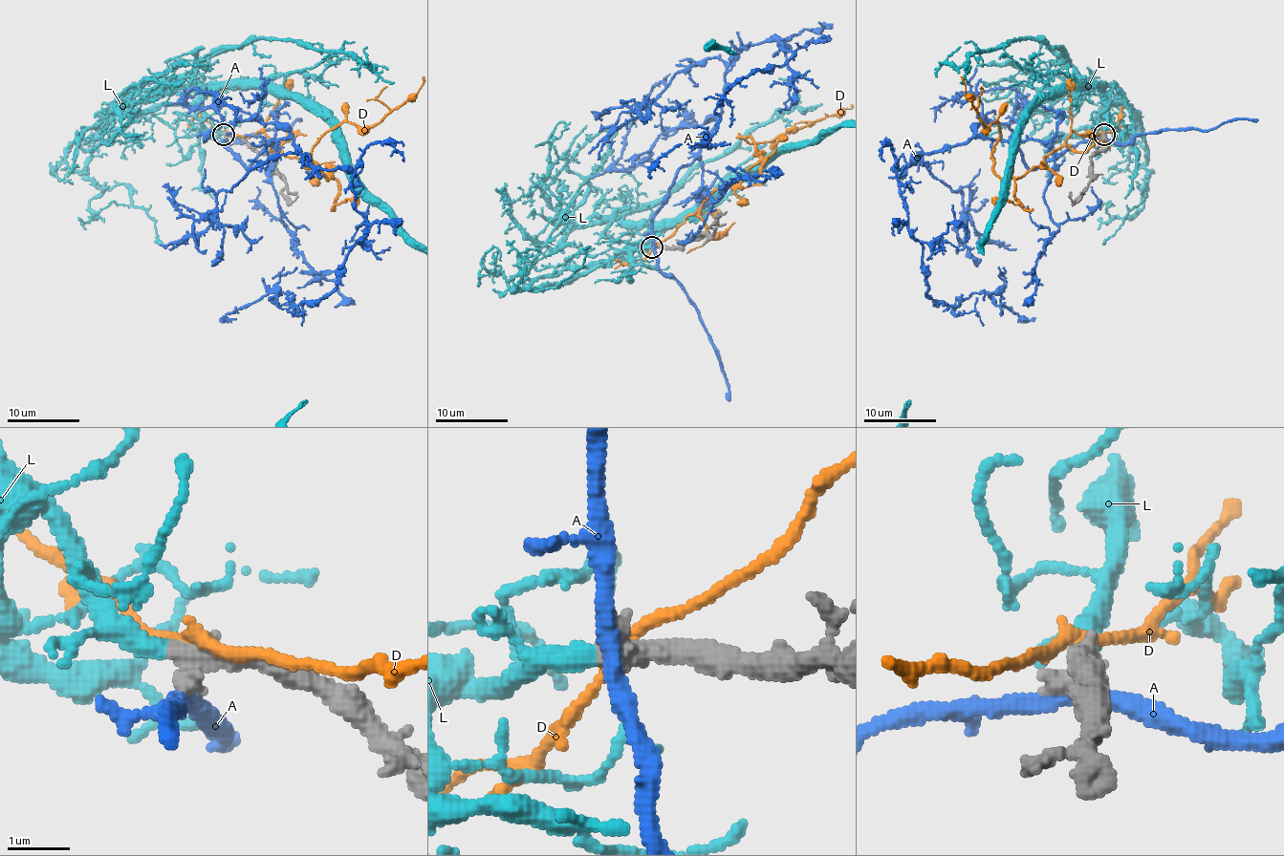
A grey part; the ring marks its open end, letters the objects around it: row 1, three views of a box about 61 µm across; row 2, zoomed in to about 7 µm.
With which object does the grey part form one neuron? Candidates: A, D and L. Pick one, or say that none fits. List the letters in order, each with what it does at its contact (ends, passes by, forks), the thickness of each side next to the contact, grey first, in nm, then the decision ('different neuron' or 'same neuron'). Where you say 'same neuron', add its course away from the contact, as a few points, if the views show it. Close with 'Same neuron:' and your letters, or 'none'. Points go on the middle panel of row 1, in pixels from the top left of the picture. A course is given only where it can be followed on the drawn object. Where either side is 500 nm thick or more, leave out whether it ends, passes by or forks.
A: 500 nm thick on the grey side, 280 nm on the other; different neuron
D: 550 nm thick on the grey side, 190 nm on the other; different neuron
L: 500 nm thick on the grey side, 280 nm on the other; same neuron
Same neuron: L

